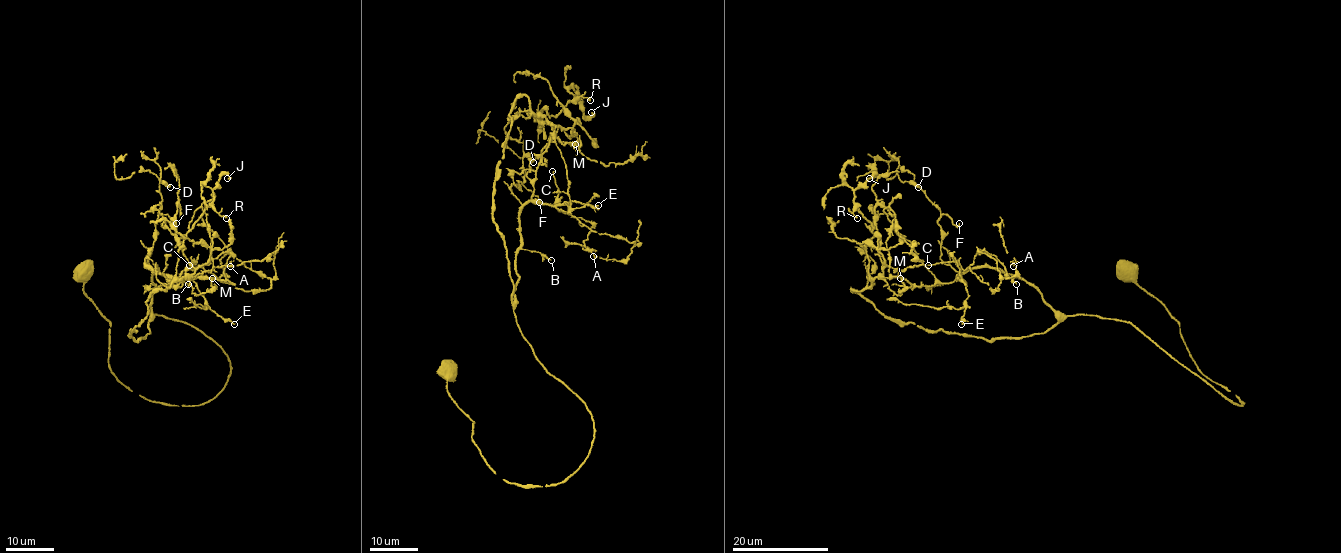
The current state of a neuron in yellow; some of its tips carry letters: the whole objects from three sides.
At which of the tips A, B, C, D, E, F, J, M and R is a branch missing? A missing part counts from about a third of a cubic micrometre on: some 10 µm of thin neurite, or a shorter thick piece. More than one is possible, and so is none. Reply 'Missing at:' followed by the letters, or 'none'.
Missing at: none

